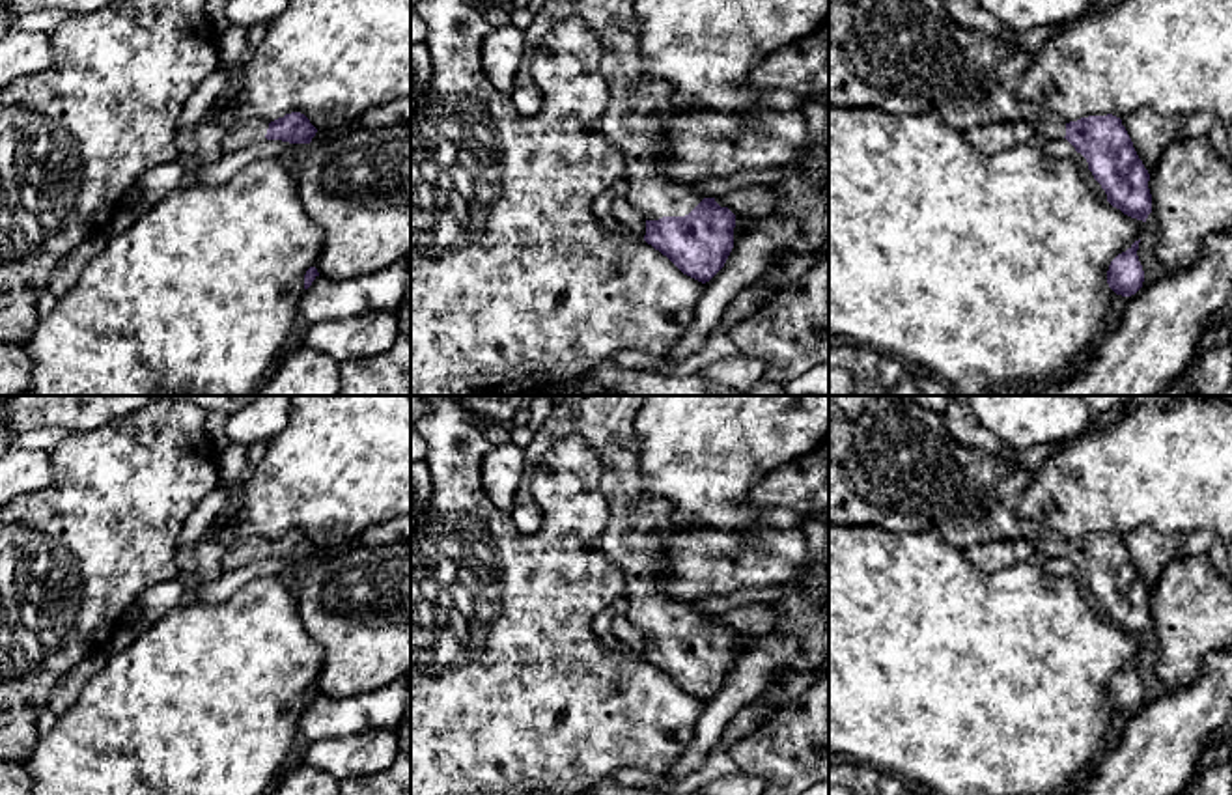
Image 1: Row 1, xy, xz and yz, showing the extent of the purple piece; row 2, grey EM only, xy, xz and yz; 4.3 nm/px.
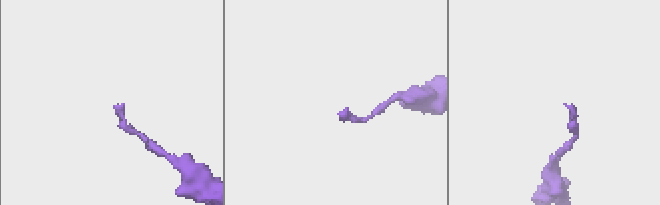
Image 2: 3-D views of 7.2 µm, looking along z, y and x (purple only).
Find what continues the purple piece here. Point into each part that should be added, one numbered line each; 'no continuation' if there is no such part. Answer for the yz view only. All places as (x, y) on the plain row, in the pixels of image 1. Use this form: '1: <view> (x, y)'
1: yz (893, 465)

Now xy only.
1: xy (238, 551)

